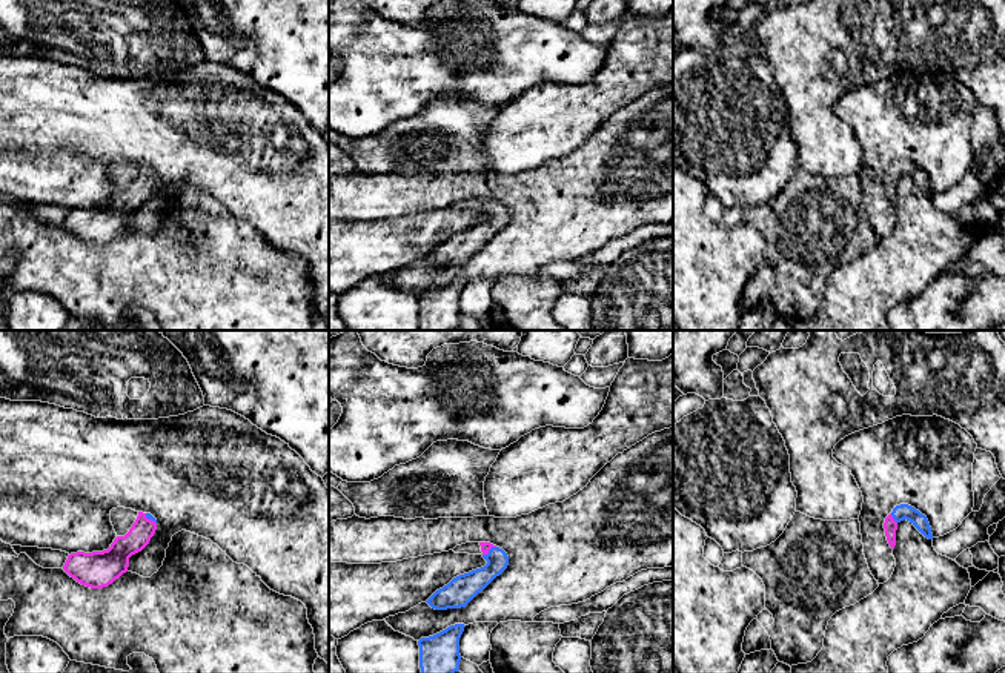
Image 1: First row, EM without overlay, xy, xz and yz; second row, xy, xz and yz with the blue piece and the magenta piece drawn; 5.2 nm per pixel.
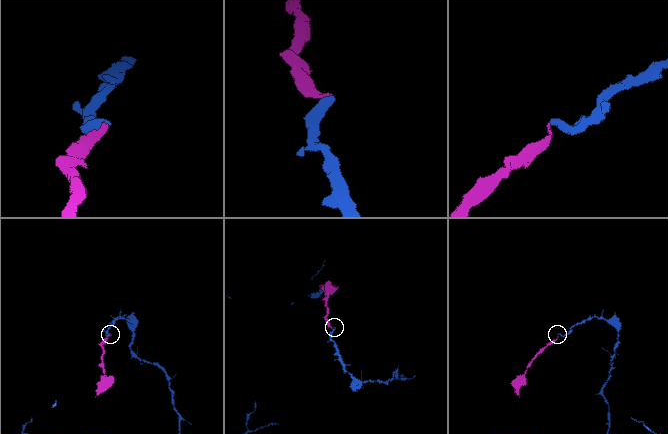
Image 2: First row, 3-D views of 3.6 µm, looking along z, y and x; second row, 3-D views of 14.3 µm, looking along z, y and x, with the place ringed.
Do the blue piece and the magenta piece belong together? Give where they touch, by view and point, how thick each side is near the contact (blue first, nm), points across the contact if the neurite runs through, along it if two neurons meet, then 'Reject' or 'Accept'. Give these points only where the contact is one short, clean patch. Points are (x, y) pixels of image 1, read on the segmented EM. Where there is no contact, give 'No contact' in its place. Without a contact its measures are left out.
Touches blue at yz (893, 518). Thickness 80 nm (blue) against 70 nm. Path across: yz (901, 512), (893, 518), (890, 526). Accept

